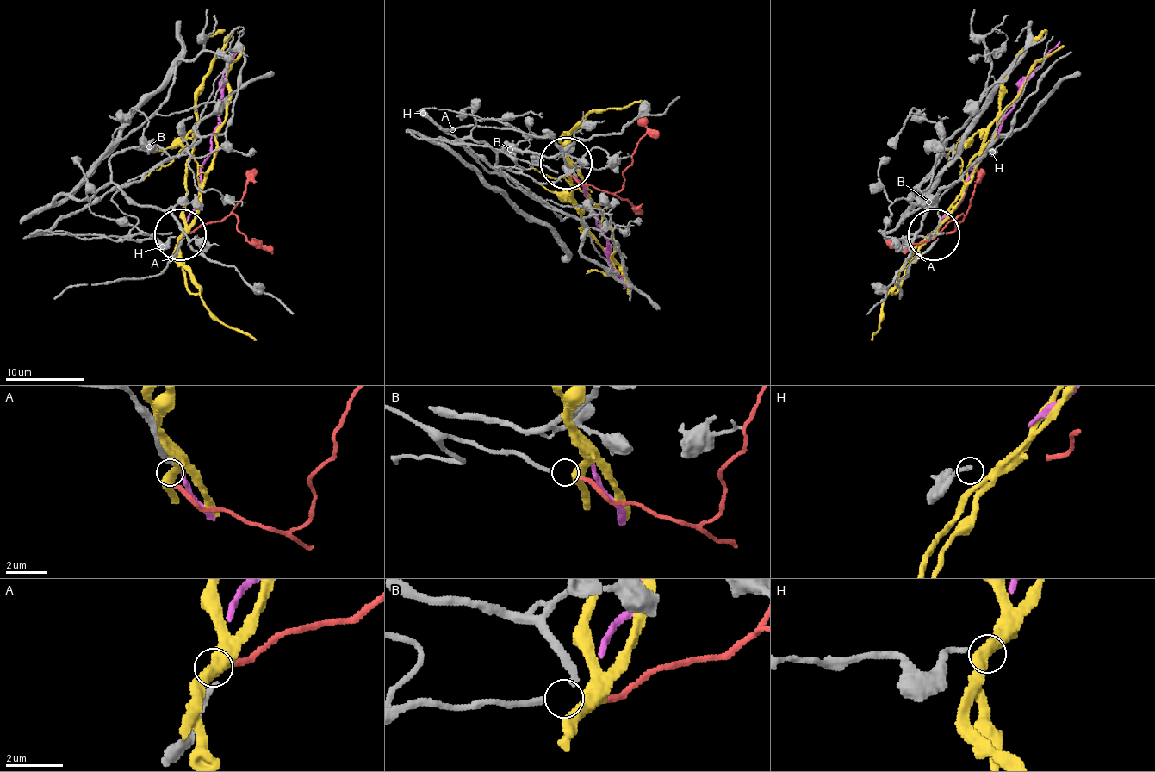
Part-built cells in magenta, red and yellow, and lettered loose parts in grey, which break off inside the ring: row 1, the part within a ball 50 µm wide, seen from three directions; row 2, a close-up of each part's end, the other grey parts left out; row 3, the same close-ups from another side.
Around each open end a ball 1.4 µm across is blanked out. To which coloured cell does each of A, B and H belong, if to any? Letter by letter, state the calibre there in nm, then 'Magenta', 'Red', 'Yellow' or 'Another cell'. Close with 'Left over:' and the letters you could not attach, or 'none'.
A: Thickness 190 nm. Another cell
B: Thickness 200 nm. Red
H: Thickness 150 nm. Another cell
Left over: A, H

